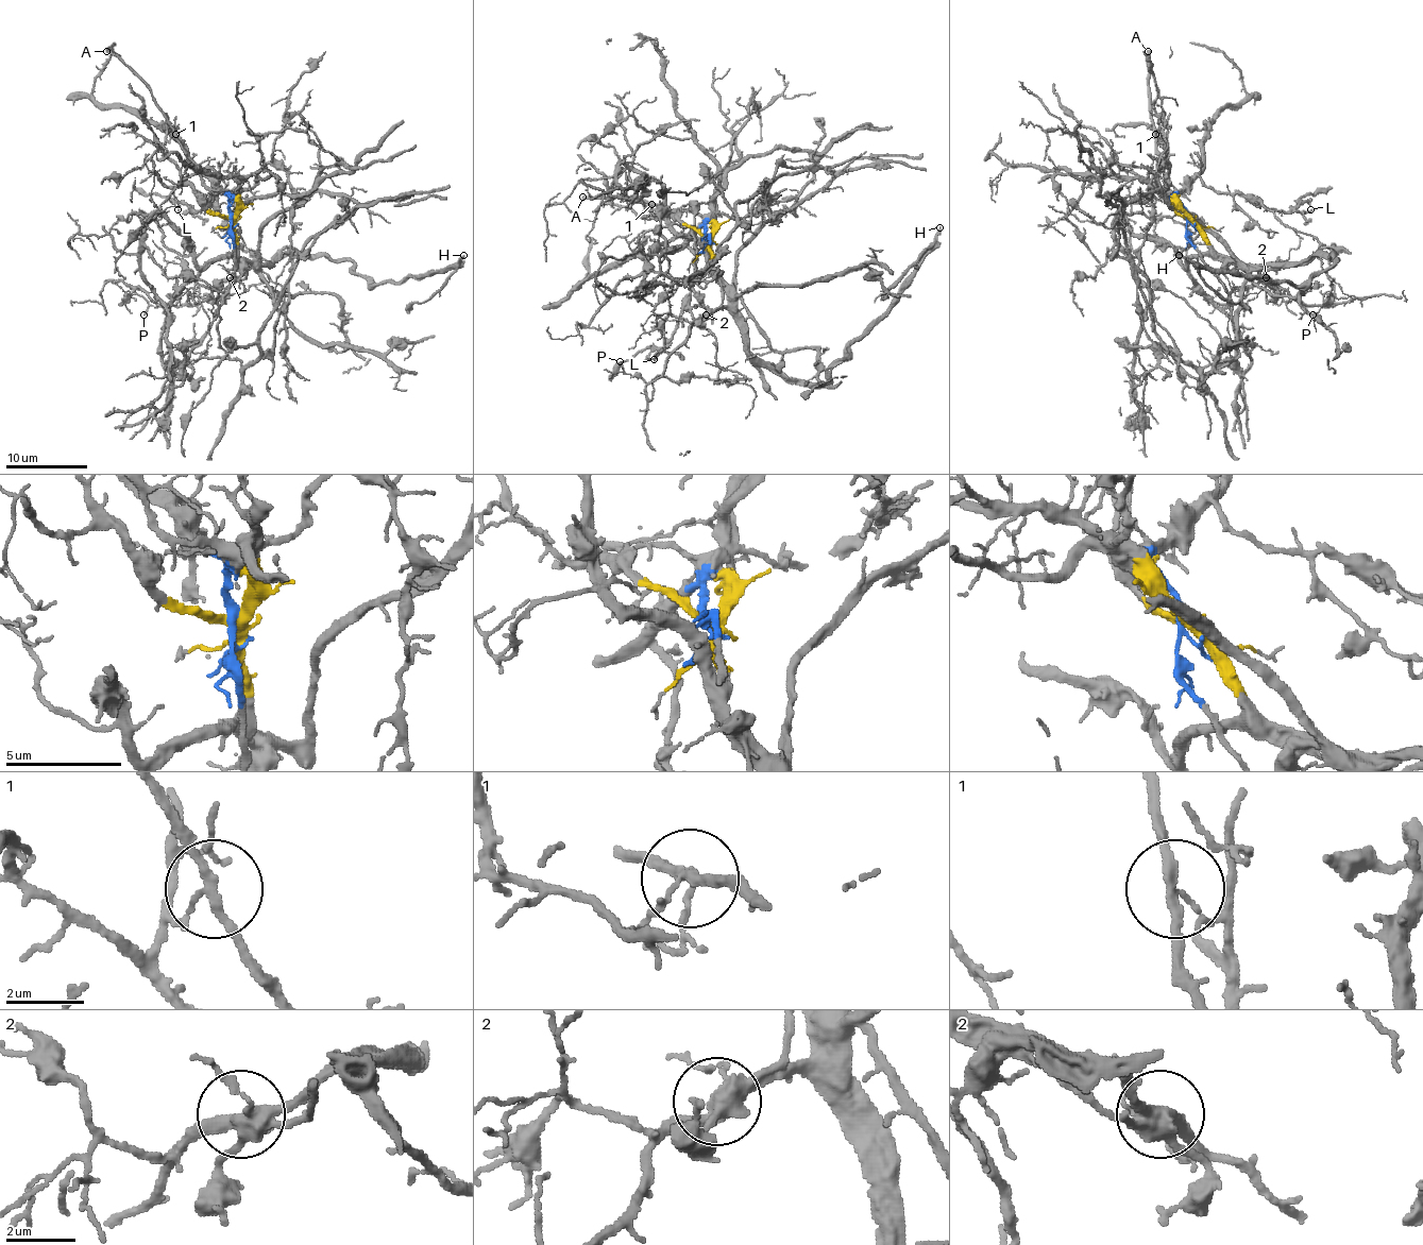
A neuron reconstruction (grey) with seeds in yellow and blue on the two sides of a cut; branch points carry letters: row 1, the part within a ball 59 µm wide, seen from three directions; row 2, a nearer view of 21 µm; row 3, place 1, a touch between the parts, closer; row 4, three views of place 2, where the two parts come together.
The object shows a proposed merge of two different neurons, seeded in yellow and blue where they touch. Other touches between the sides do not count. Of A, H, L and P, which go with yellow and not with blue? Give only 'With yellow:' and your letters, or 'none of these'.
With yellow: H, P

